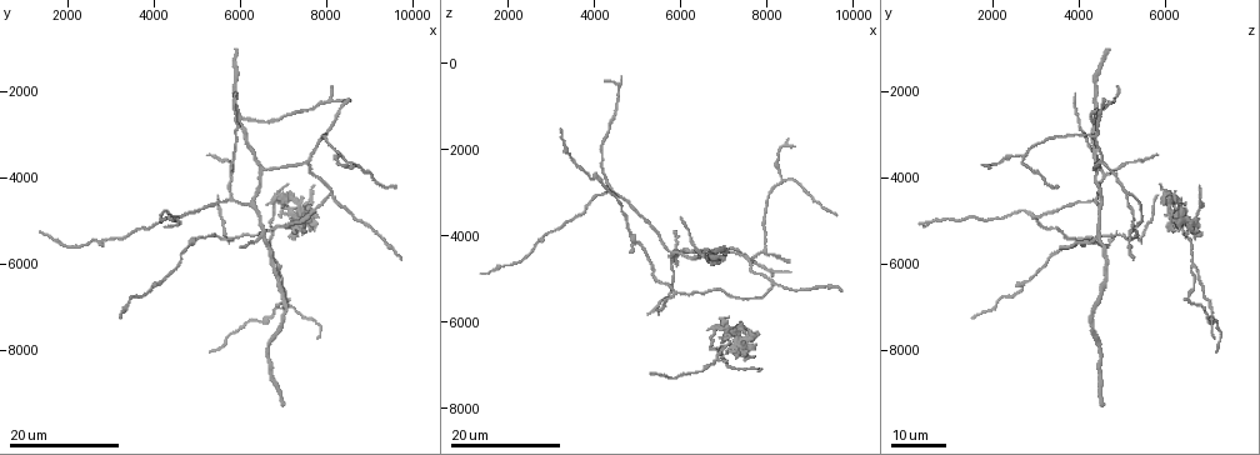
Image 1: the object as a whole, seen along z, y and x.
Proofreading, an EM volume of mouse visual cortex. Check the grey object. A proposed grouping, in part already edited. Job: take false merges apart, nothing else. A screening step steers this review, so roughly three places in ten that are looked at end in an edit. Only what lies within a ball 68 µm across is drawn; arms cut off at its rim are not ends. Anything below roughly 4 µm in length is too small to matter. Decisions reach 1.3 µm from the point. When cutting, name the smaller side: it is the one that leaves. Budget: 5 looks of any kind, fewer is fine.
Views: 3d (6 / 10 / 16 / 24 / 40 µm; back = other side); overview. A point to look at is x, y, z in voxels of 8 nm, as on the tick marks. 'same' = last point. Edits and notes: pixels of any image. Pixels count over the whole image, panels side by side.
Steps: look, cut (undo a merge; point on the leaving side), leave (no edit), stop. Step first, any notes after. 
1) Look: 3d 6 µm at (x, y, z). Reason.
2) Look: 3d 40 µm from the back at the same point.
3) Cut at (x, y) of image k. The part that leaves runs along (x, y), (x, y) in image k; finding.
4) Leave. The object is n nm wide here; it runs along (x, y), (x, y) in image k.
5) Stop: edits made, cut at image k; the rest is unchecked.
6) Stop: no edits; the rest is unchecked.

Look: 3d 24 µm at (6600, 5350, 4450).

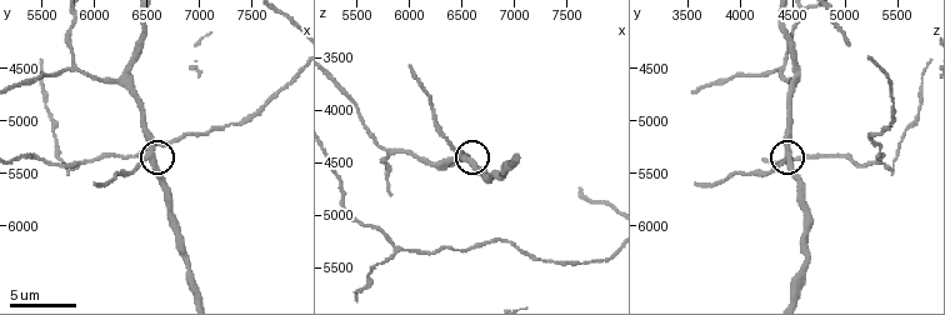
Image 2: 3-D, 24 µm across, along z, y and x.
Look: 3d 10 µm at (6520, 5380, 4460).

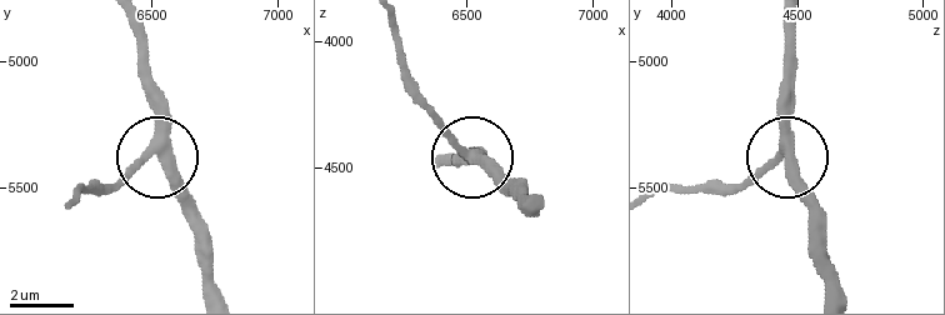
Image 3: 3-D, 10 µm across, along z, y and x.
Leave. It runs along (130, 25), (156, 146), (111, 191) in image 3; one cell here.

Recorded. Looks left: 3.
Look: 3d 16 µm at (5750, 4000, 4550). Three arms meet.

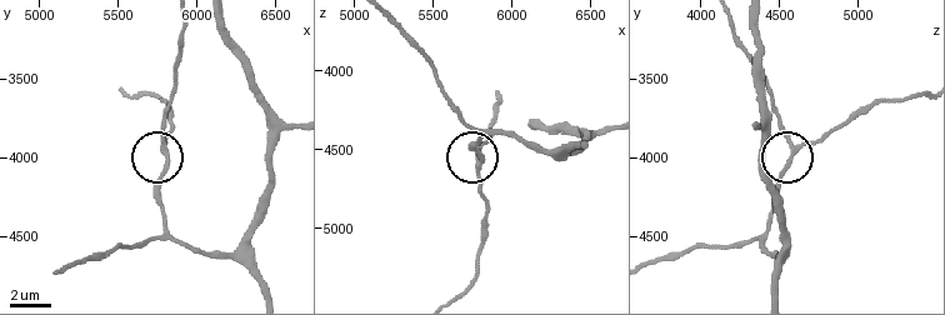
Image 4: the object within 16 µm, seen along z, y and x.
Look: 3d 10 µm at (5780, 3940, 4600).

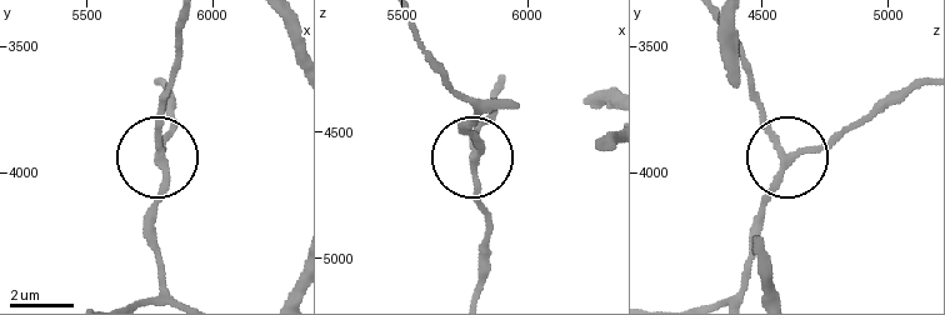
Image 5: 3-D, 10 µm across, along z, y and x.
Leave. 3 arms meet here; all the same cell.

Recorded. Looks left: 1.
Stop: no edits; the rest is unchecked.

